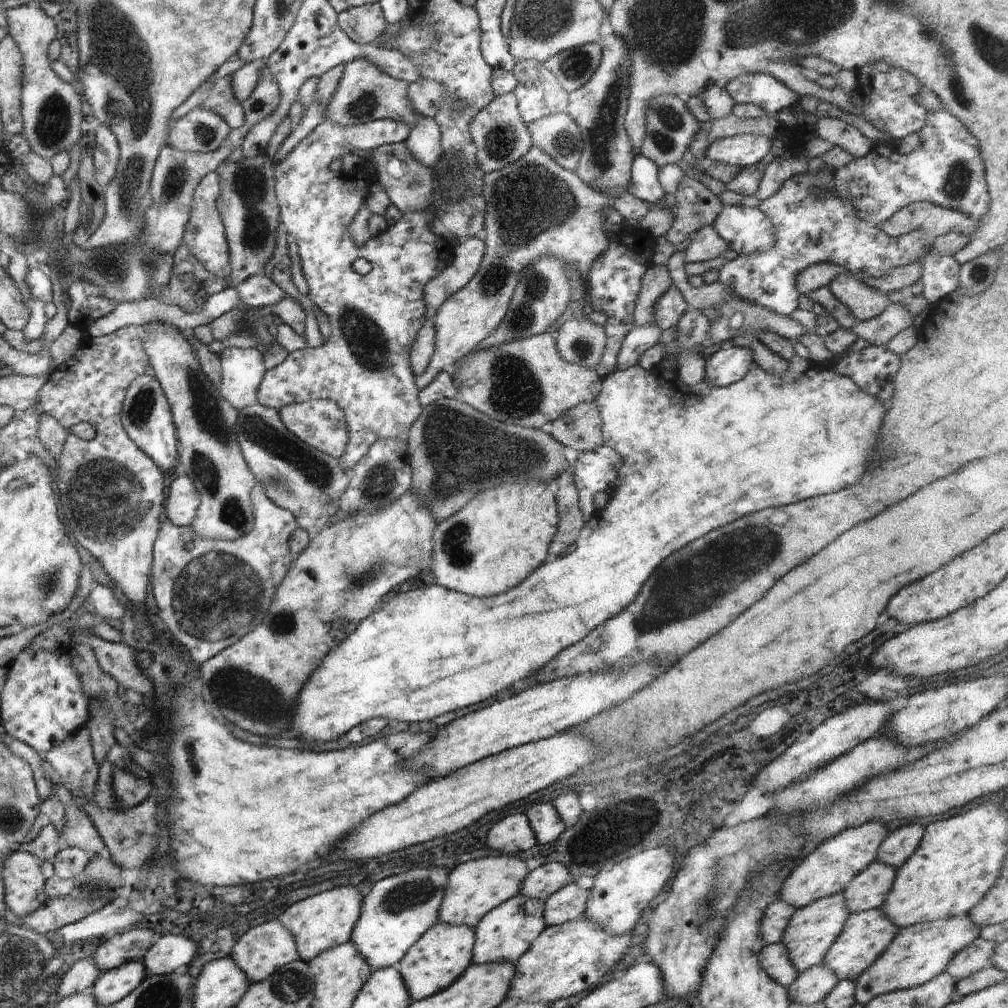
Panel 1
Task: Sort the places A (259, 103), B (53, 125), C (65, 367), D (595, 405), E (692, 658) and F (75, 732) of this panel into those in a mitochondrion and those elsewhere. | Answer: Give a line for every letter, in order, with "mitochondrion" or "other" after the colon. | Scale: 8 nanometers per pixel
A: mitochondrion
B: mitochondrion
C: other
D: other
E: other
F: other

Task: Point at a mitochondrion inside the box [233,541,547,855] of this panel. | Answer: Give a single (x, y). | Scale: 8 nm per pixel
(373, 572)

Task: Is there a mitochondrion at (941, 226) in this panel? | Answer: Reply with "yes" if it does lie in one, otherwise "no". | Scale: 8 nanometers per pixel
no

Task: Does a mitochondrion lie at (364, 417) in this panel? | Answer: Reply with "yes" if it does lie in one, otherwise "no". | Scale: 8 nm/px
no

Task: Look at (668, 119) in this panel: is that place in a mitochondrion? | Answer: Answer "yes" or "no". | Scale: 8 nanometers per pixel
yes

